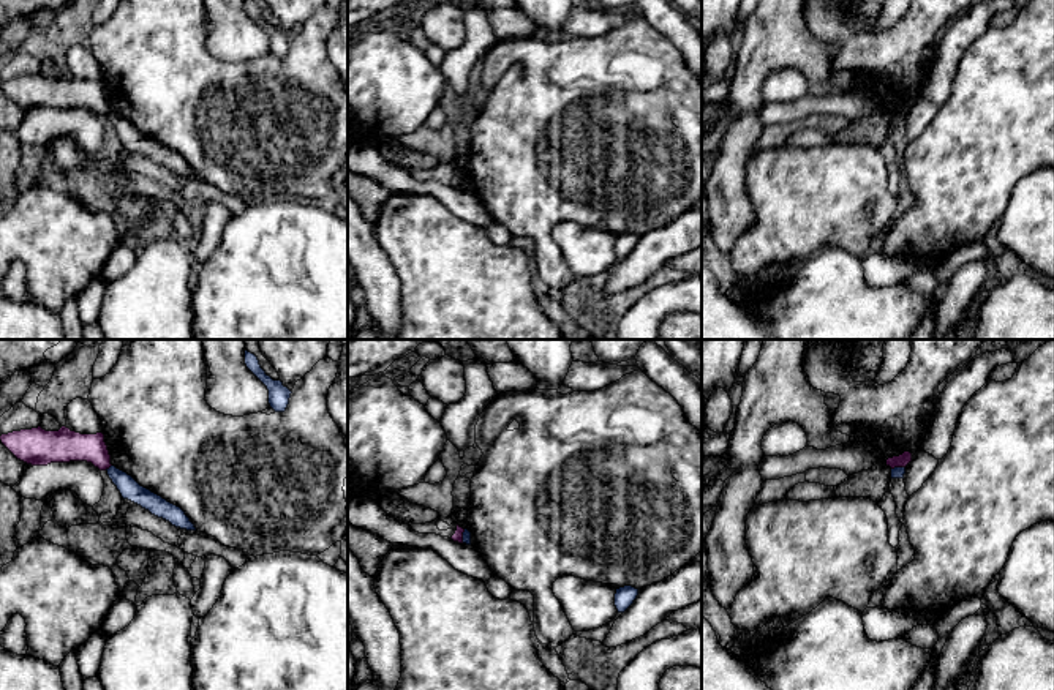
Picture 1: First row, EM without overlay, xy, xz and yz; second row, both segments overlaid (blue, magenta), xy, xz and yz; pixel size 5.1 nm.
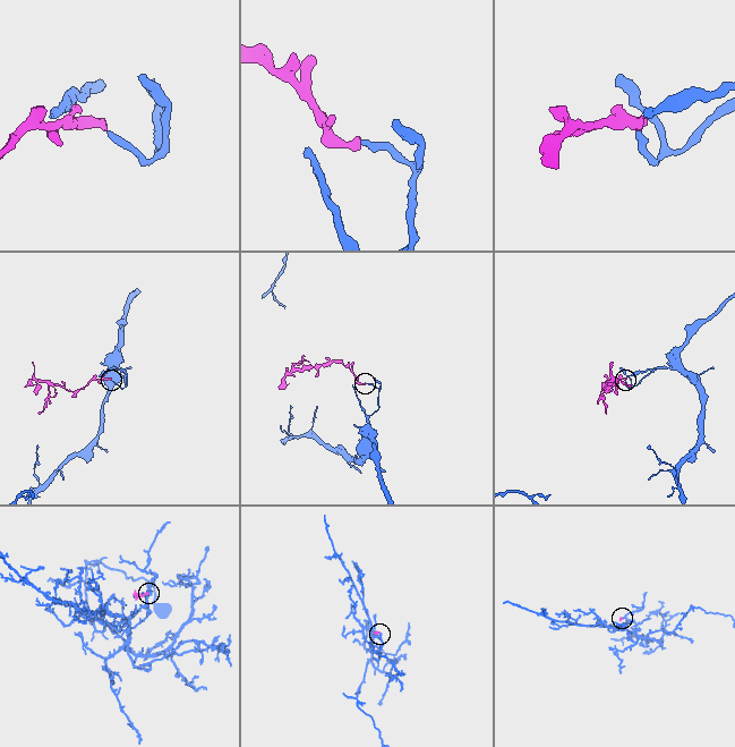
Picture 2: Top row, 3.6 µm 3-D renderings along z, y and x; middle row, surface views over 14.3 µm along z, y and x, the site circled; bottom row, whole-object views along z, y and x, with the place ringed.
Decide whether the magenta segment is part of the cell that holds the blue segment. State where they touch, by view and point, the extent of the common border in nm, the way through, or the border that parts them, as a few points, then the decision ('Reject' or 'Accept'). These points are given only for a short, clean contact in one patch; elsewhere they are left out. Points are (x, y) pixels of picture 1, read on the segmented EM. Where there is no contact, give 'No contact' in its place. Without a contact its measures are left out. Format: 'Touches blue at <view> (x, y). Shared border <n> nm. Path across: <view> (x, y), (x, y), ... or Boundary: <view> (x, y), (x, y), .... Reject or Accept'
Touches blue at xy (109, 468). Shared border 50 nm. Boundary: xy (111, 464), (105, 469). Reject

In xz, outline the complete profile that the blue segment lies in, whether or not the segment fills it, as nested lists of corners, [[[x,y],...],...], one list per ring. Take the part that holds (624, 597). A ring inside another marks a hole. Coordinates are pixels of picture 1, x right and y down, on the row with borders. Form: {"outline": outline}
{"outline": [[[624,586],[624,587],[616,589],[615,606],[618,613],[624,613],[634,603],[637,595],[638,595],[638,589],[632,586]]]}

